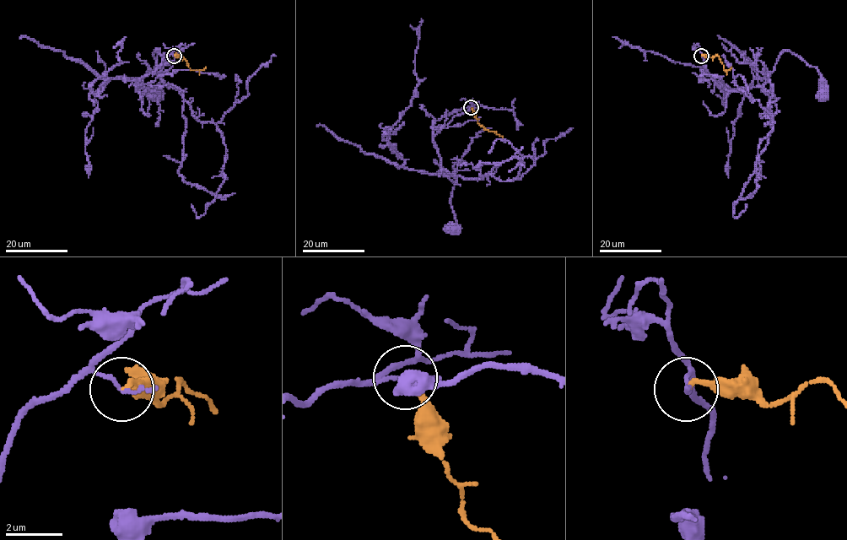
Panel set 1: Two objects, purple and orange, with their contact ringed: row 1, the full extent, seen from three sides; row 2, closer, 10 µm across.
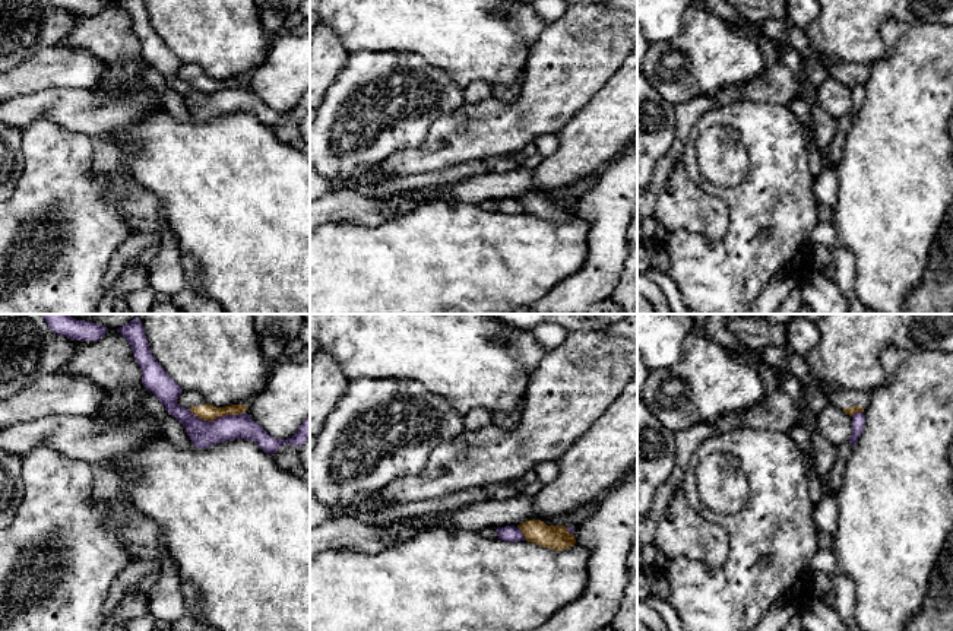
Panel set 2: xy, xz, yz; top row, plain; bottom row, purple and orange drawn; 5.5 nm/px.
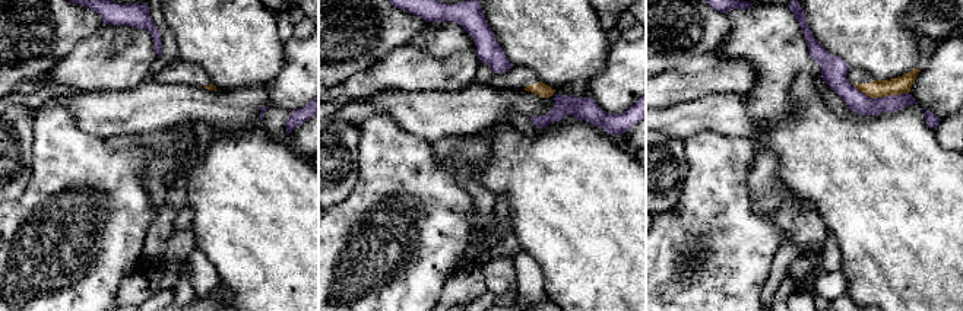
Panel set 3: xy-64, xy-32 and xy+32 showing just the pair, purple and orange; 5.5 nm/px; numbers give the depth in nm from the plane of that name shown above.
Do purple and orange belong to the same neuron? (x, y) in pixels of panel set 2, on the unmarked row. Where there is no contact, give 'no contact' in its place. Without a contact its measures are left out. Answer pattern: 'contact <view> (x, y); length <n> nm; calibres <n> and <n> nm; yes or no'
contact xy (217, 91); length 320 nm; calibres 150 and 90 nm; no

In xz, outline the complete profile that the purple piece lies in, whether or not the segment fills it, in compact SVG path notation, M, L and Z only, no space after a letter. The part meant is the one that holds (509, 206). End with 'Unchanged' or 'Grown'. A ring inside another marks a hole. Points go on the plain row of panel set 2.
M506 199L506 200L498 200L496 202L498 206L498 212L504 213L504 215L520 215L520 213L526 213L522 203L519 200L515 199Z. Unchanged

